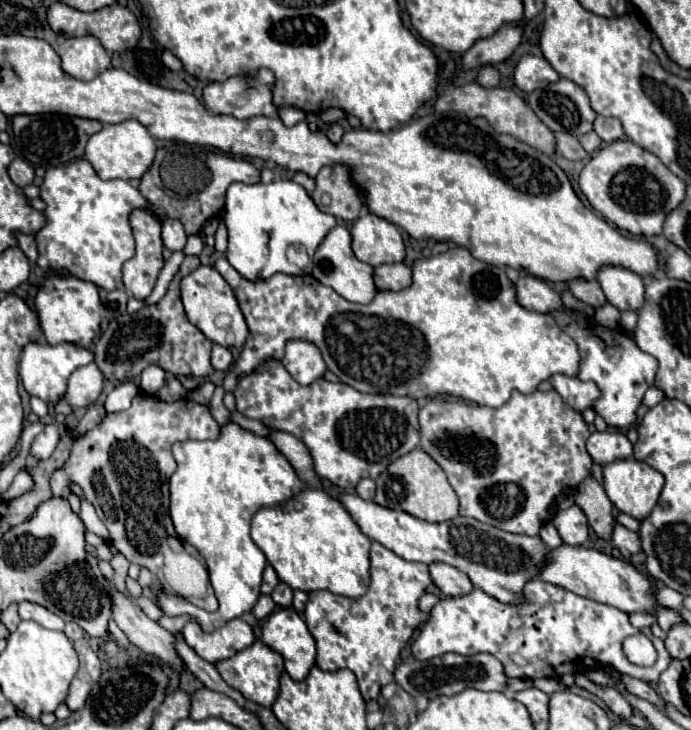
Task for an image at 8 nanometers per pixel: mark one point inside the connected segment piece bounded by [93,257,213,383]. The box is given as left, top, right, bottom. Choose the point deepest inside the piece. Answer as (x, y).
(161, 334)

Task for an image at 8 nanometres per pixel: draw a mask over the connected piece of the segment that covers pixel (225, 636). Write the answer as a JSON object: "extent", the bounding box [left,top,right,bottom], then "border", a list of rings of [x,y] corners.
{"extent":[183,617,255,663],"border":[[[239,617],[227,621],[223,627],[215,629],[211,633],[205,633],[201,629],[201,625],[191,619],[183,627],[183,637],[185,637],[187,645],[201,659],[205,659],[209,663],[223,661],[223,659],[235,655],[237,651],[255,643],[255,633],[253,633],[251,625]]]}

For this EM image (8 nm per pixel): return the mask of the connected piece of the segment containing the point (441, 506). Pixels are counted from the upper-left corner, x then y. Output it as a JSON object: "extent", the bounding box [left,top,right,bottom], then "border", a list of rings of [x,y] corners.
{"extent":[373,449,459,523],"border":[[[413,449],[411,453],[393,461],[377,477],[375,483],[377,483],[377,493],[373,501],[377,501],[377,505],[389,505],[391,509],[405,509],[405,513],[413,513],[413,517],[433,523],[451,521],[453,517],[457,517],[459,501],[455,491],[447,483],[443,469],[421,449]]]}

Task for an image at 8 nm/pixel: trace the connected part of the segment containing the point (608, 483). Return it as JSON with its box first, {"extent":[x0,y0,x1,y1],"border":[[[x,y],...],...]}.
{"extent":[603,459,665,521],"border":[[[623,459],[623,461],[613,461],[613,463],[605,465],[603,467],[603,481],[605,481],[605,493],[611,499],[611,503],[619,511],[623,511],[639,521],[643,521],[653,511],[653,507],[659,501],[663,483],[665,483],[661,473],[657,473],[653,467],[649,467],[641,461],[635,461],[635,459],[627,459],[627,461]]]}

